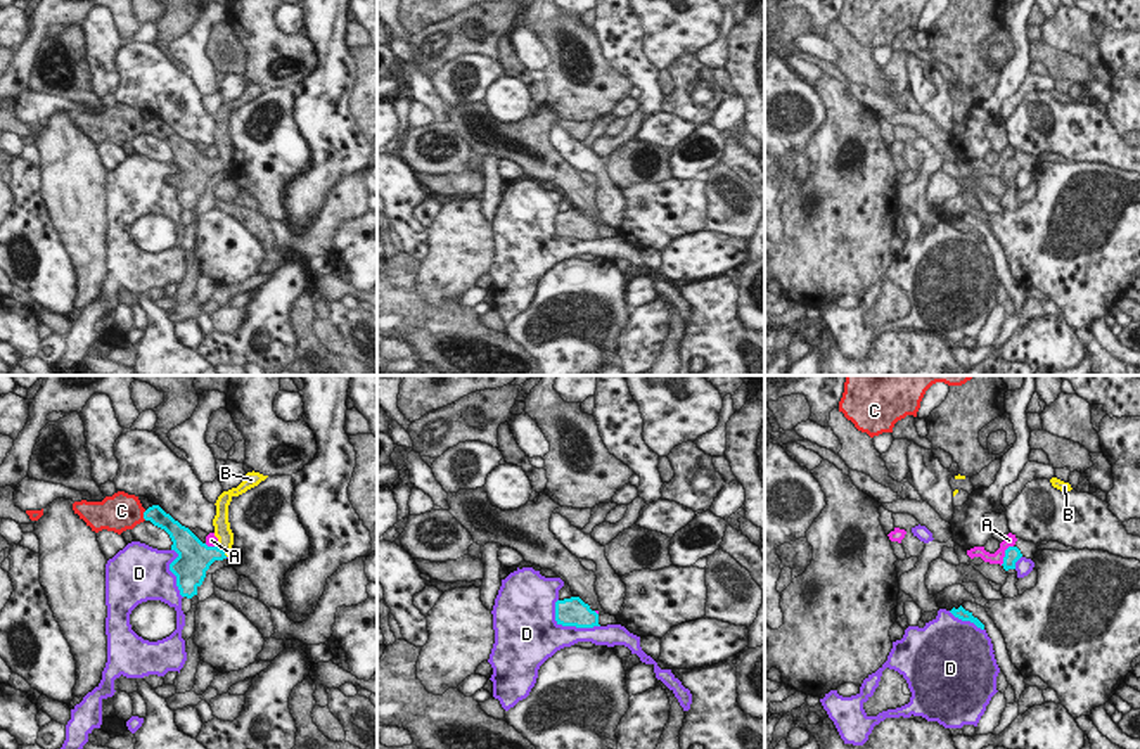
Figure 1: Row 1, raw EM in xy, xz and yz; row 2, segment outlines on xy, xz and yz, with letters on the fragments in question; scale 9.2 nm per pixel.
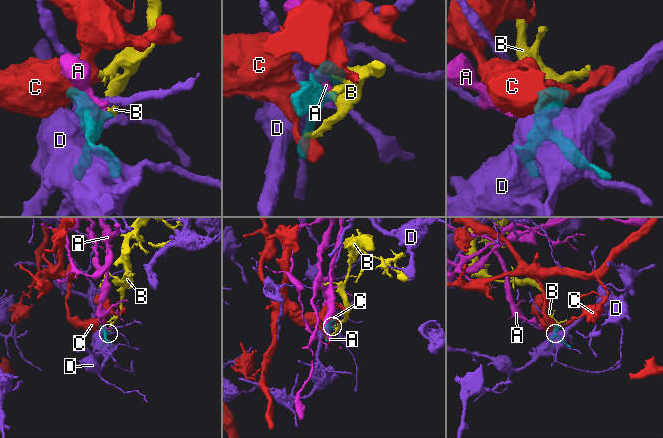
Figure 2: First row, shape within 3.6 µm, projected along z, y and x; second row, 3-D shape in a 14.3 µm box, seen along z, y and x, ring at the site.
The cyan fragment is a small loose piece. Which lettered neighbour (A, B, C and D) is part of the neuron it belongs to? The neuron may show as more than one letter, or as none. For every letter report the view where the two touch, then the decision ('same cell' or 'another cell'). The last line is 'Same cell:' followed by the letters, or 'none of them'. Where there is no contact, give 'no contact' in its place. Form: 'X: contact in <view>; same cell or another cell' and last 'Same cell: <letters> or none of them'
A: contact in yz; another cell
B: contact in xy; same cell
C: contact in xy; another cell
D: contact in xz; another cell
Same cell: B

